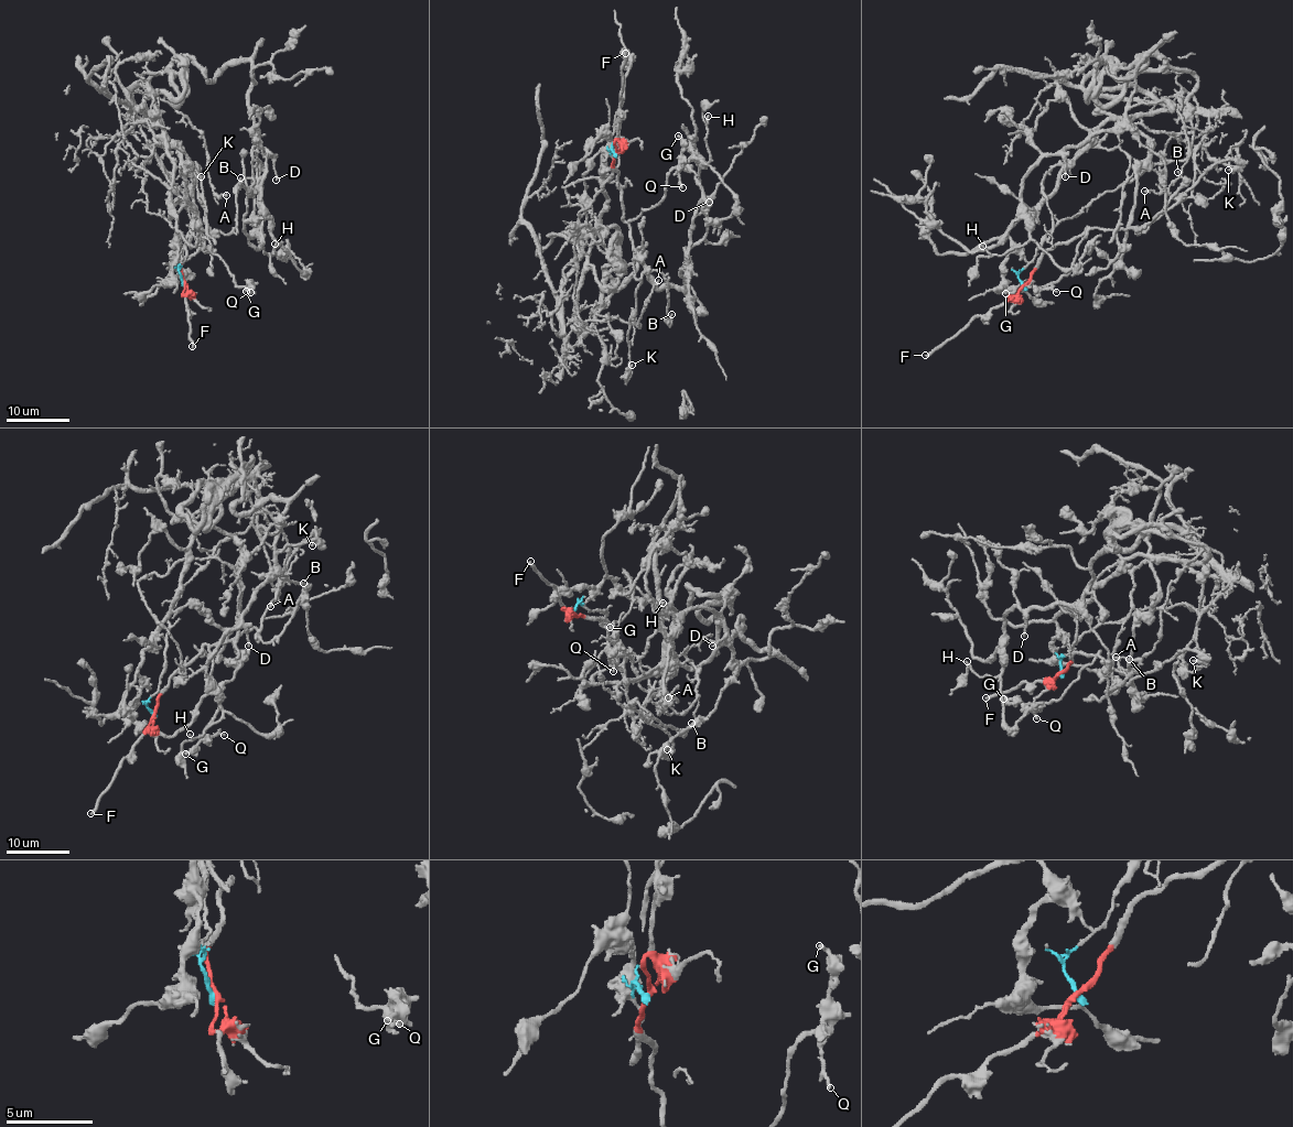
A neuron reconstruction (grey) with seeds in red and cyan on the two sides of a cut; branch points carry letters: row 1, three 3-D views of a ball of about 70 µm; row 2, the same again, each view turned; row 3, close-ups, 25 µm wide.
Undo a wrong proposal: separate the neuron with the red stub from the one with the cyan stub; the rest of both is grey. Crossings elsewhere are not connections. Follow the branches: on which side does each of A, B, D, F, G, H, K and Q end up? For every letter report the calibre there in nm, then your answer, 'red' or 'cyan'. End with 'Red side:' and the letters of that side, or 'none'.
A: calibre 200 nm; cyan
B: calibre 130 nm; red
D: calibre 140 nm; cyan
F: calibre 240 nm; red
G: calibre 280 nm; red
H: calibre 150 nm; cyan
K: calibre 240 nm; red
Q: calibre 160 nm; red
Red side: B, F, G, K, Q

